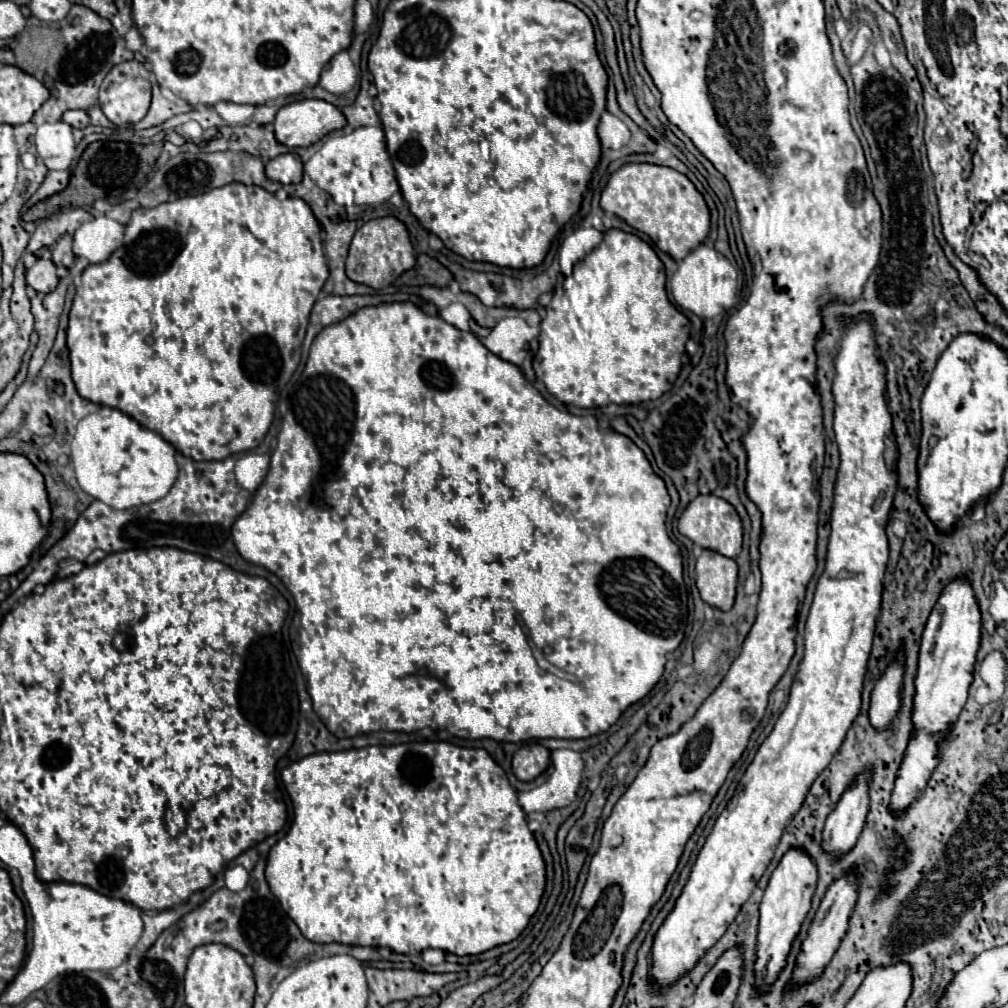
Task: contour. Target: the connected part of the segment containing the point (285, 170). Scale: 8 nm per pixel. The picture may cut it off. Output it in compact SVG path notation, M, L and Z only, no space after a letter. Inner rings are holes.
M279 154L277 158L271 158L267 162L265 174L273 182L299 184L303 176L303 162L297 154Z

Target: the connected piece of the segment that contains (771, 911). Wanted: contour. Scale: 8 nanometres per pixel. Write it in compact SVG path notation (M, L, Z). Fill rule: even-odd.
M791 848L771 874L771 880L765 888L765 896L761 900L761 918L757 930L757 960L755 960L755 988L769 988L779 972L785 968L787 954L791 950L793 940L799 934L799 928L811 908L811 898L815 894L817 870L811 858L801 848Z

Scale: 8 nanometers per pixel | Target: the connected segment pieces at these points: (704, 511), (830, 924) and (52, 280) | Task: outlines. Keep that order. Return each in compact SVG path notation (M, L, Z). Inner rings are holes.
M697 496L687 506L687 510L681 514L677 526L679 526L681 534L691 538L701 548L709 548L709 550L719 552L719 554L723 554L727 558L735 558L741 552L743 524L741 524L741 518L739 518L737 510L729 502L725 502L723 498L717 498L717 496Z
M847 874L847 876L835 880L829 886L829 890L827 890L825 898L821 900L821 906L819 906L819 910L817 910L813 922L811 922L809 934L807 934L803 946L801 946L801 954L797 958L797 968L795 968L795 978L793 978L795 982L815 980L823 972L823 968L831 960L831 956L835 954L841 938L847 932L849 914L851 914L851 910L853 910L853 906L857 902L857 888L859 888L859 882L857 882L855 874Z
M39 258L29 270L27 270L27 284L35 288L37 292L53 292L59 284L59 278L55 274L55 264L51 260Z

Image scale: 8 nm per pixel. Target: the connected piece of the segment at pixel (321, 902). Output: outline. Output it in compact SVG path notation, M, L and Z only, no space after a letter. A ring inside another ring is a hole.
M413 742L395 746L367 746L343 752L319 752L289 764L281 772L281 780L293 800L295 818L287 836L283 836L269 850L265 878L287 916L299 926L307 940L321 944L339 942L349 946L383 946L397 954L439 948L443 952L467 956L481 954L499 944L515 940L537 912L545 890L545 864L539 846L527 828L525 812L517 802L517 792L511 788L503 768L495 764L485 750L461 748L451 742Z

